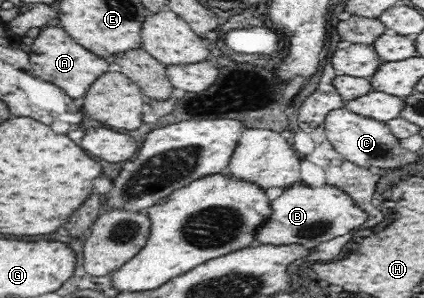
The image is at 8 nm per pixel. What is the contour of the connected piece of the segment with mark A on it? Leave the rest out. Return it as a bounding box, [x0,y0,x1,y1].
[28,26,113,99]

